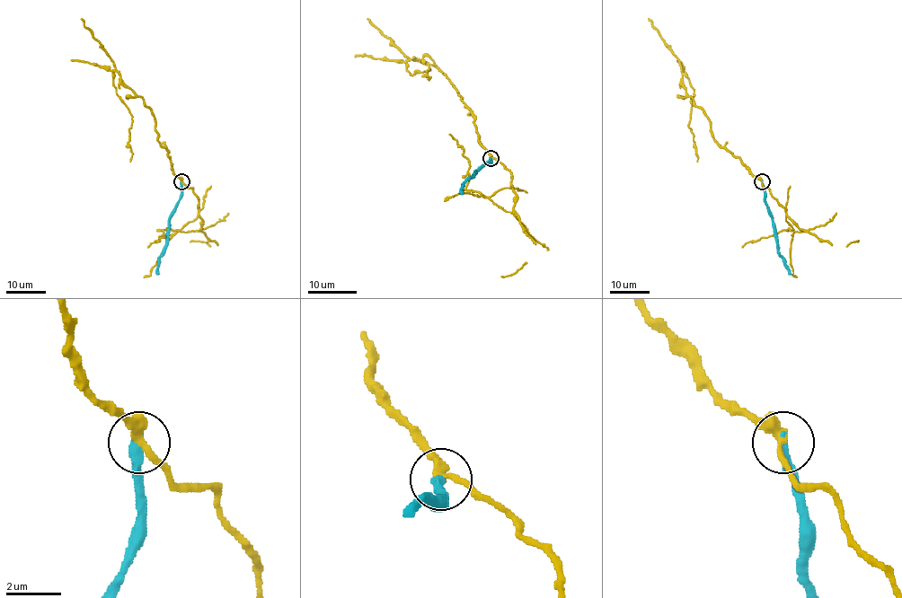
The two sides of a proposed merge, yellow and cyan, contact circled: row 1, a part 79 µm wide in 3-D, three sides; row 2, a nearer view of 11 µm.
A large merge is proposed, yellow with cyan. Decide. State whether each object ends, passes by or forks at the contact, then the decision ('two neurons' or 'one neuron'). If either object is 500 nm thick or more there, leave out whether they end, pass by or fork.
yellow passes by; cyan ends there; two neurons

